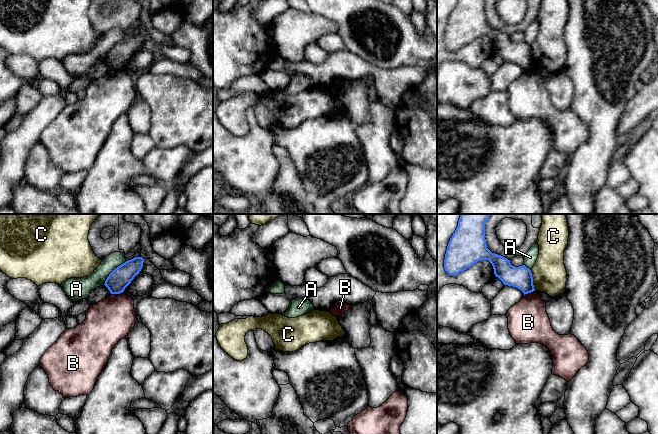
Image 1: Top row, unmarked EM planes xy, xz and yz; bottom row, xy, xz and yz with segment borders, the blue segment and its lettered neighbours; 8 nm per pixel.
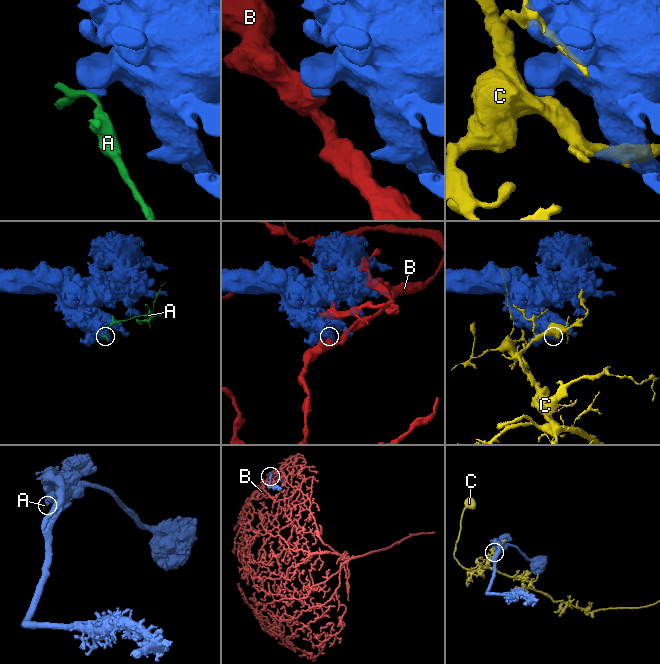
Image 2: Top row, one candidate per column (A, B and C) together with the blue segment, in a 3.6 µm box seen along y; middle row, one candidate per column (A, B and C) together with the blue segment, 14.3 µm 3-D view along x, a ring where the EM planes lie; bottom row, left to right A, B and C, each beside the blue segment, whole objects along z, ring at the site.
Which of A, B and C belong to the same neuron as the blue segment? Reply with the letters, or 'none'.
none

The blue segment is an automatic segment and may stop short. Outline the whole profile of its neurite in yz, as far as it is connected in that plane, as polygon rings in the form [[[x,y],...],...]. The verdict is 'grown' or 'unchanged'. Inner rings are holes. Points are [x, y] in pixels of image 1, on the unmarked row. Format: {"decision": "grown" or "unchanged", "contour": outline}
{"decision": "unchanged", "contour": [[[458,0],[447,22],[444,45],[449,51],[457,51],[480,36],[488,36],[494,45],[494,50],[504,61],[520,65],[524,71],[535,67],[531,46],[525,41],[515,43],[507,34],[492,29],[486,20],[485,0]]]}

